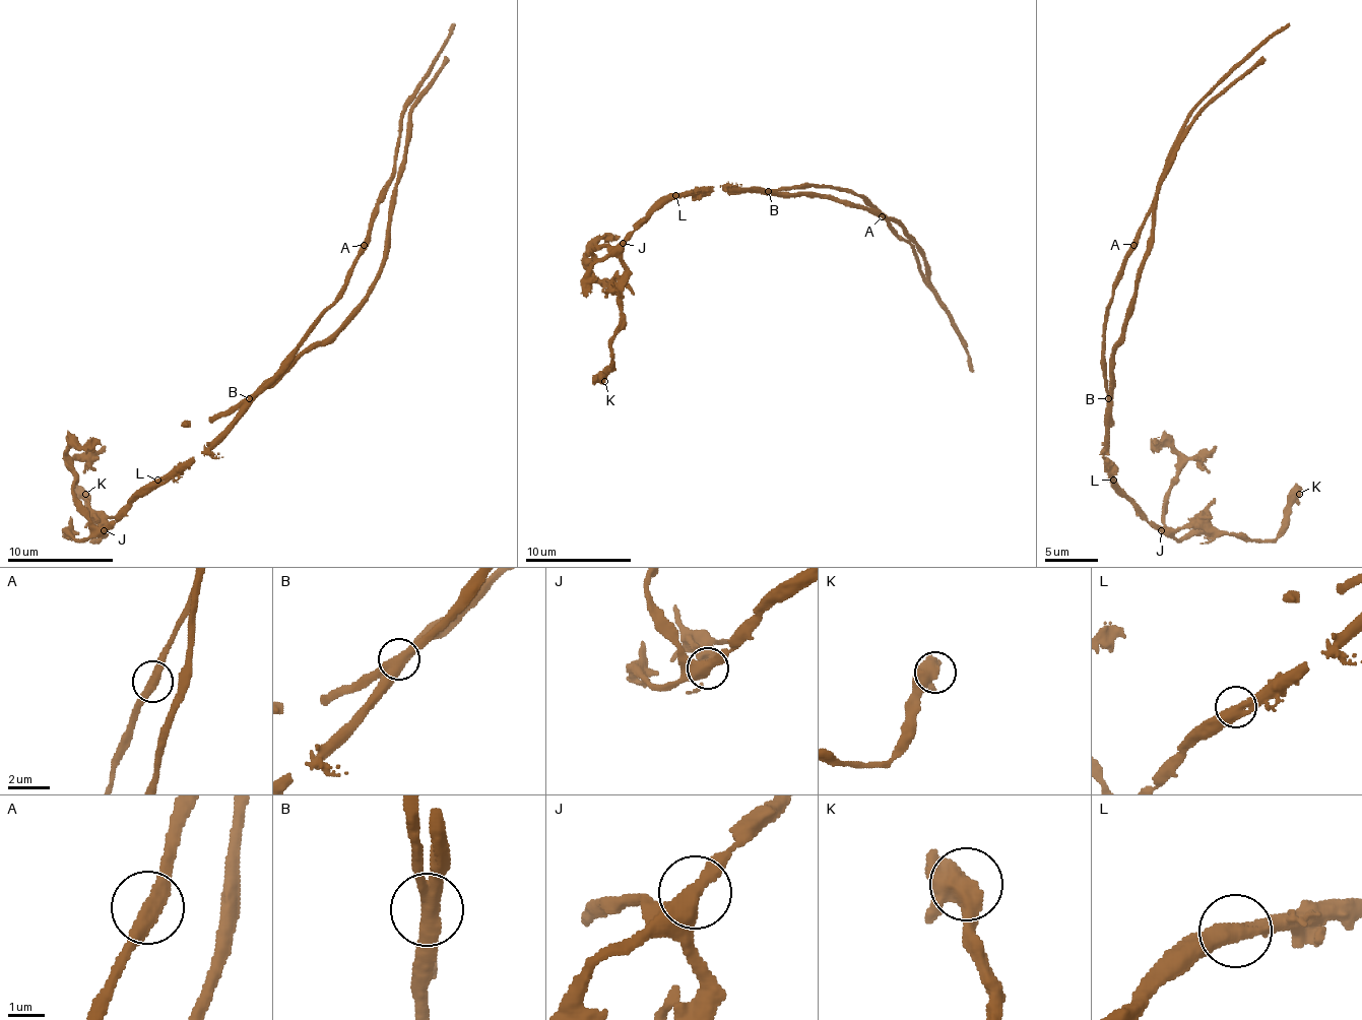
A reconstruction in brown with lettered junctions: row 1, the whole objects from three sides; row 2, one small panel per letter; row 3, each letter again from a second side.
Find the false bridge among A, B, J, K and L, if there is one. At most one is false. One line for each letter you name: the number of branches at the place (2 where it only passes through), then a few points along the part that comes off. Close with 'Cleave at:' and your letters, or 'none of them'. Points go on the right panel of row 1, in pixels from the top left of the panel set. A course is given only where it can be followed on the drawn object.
B: 2 branches meet; foreign part runs (1108, 397), (1105, 308), (1184, 119), (1288, 23)
Cleave at: B

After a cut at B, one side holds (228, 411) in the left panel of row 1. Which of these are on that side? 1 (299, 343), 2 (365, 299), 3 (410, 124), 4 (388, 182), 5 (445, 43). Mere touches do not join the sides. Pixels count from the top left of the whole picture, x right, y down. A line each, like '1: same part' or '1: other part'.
1: same part
2: other part
3: other part
4: same part
5: same part

